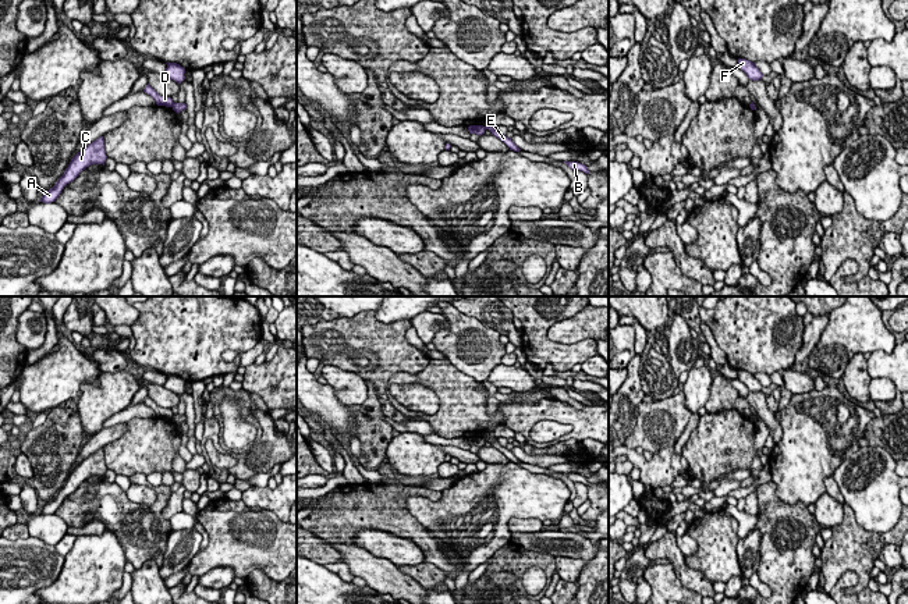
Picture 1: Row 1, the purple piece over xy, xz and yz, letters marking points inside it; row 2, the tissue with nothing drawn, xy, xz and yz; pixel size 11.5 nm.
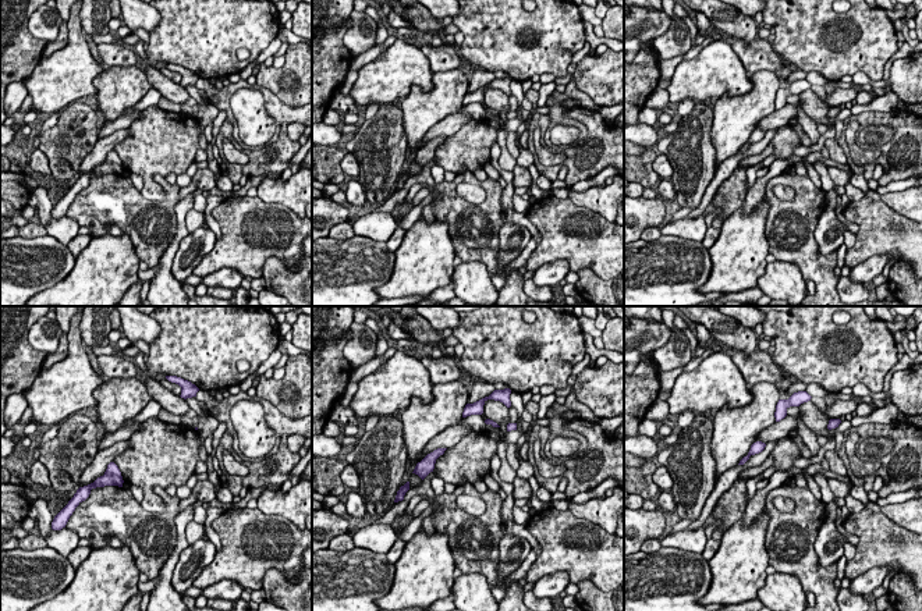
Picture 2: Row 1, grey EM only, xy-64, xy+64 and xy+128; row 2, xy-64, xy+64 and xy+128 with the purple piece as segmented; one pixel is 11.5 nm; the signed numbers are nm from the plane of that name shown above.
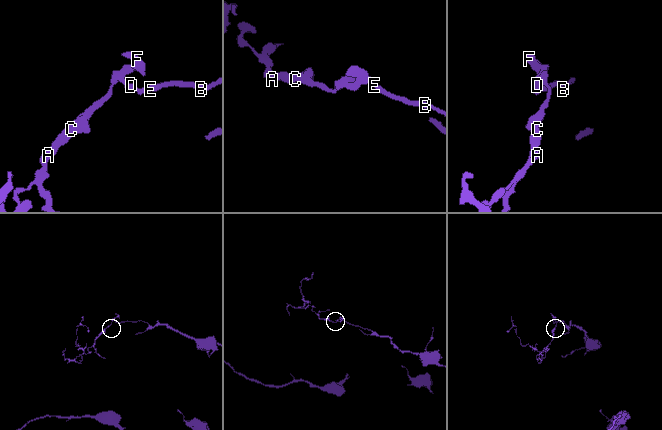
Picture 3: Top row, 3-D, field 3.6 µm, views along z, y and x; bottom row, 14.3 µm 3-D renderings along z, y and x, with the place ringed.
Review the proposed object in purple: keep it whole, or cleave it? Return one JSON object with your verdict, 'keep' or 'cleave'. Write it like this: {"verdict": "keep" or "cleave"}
{"verdict": "cleave"}

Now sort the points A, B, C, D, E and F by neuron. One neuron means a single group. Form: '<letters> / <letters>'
A C D F / B E

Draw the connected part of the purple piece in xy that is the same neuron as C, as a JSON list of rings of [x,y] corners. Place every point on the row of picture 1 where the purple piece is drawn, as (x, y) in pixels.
[[[103,136],[97,138],[89,143],[85,149],[78,152],[70,161],[64,174],[58,178],[56,185],[46,191],[39,202],[52,203],[60,196],[64,186],[72,182],[81,171],[92,164],[103,164],[106,161],[104,139]]]

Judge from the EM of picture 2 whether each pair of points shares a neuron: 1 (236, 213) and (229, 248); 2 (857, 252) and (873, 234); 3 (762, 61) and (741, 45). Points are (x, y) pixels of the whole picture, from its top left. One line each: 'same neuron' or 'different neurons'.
1: same neuron
2: same neuron
3: same neuron

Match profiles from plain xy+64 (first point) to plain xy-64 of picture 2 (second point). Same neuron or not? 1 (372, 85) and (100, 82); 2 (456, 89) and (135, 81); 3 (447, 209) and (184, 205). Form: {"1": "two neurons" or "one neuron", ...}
{"1": "two neurons", "2": "one neuron", "3": "two neurons"}

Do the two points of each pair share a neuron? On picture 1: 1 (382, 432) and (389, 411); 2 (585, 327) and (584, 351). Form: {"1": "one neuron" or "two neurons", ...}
{"1": "two neurons", "2": "two neurons"}

